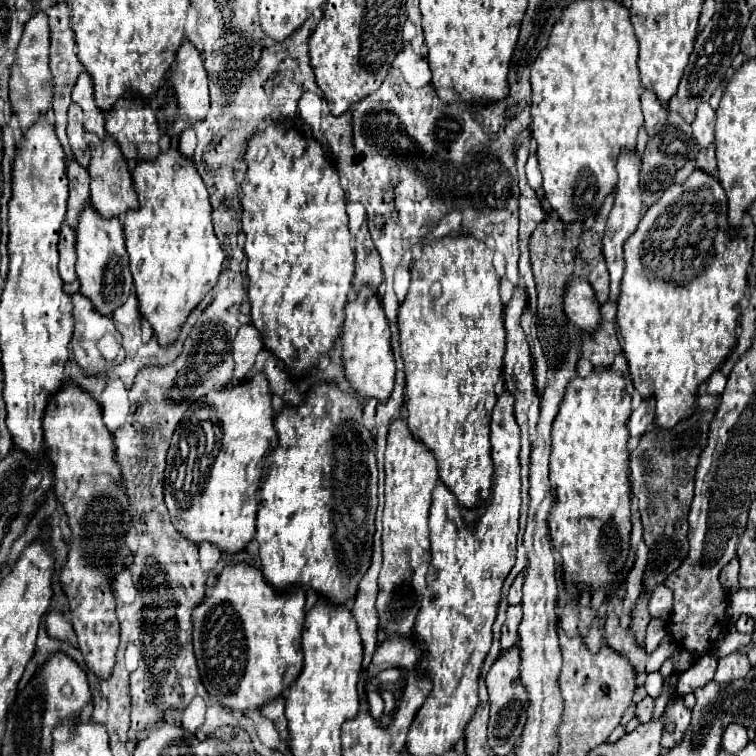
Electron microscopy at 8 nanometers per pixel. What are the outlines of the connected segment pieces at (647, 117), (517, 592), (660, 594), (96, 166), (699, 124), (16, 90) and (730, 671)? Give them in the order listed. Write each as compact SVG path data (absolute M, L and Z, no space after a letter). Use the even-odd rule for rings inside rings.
M650 90L642 92L642 112L644 112L644 128L646 128L648 136L658 134L658 130L662 130L662 126L666 122L668 110L666 110L666 106L660 104L660 100Z
M520 574L520 576L514 580L512 588L510 588L510 594L508 594L508 602L510 602L510 604L520 604L520 600L522 600L522 576L524 576L524 574Z
M666 586L656 588L656 592L648 600L648 606L650 606L650 614L654 618L668 620L670 618L670 610L672 610L672 594L670 594L670 590Z
M86 132L84 138L86 138L90 154L92 154L88 172L90 172L90 178L92 178L90 204L94 204L94 210L102 218L118 218L120 214L126 214L126 210L136 210L138 208L136 190L134 190L134 184L132 184L132 176L130 176L128 164L124 160L116 140L114 138L100 140L96 134L90 134L90 132Z
M702 102L696 112L696 120L692 122L694 138L700 148L708 148L714 142L714 122L716 122L716 112L710 108L708 102Z
M34 14L28 24L24 26L22 40L16 48L16 60L10 68L10 104L12 112L20 120L22 134L38 122L40 116L52 110L52 94L54 94L54 80L48 68L48 54L50 54L50 30L46 14Z
M736 650L724 658L718 660L718 668L716 668L716 674L714 674L714 682L718 684L728 684L736 678L742 678L746 676L750 670L750 662L748 662L748 656L746 652L742 650Z

